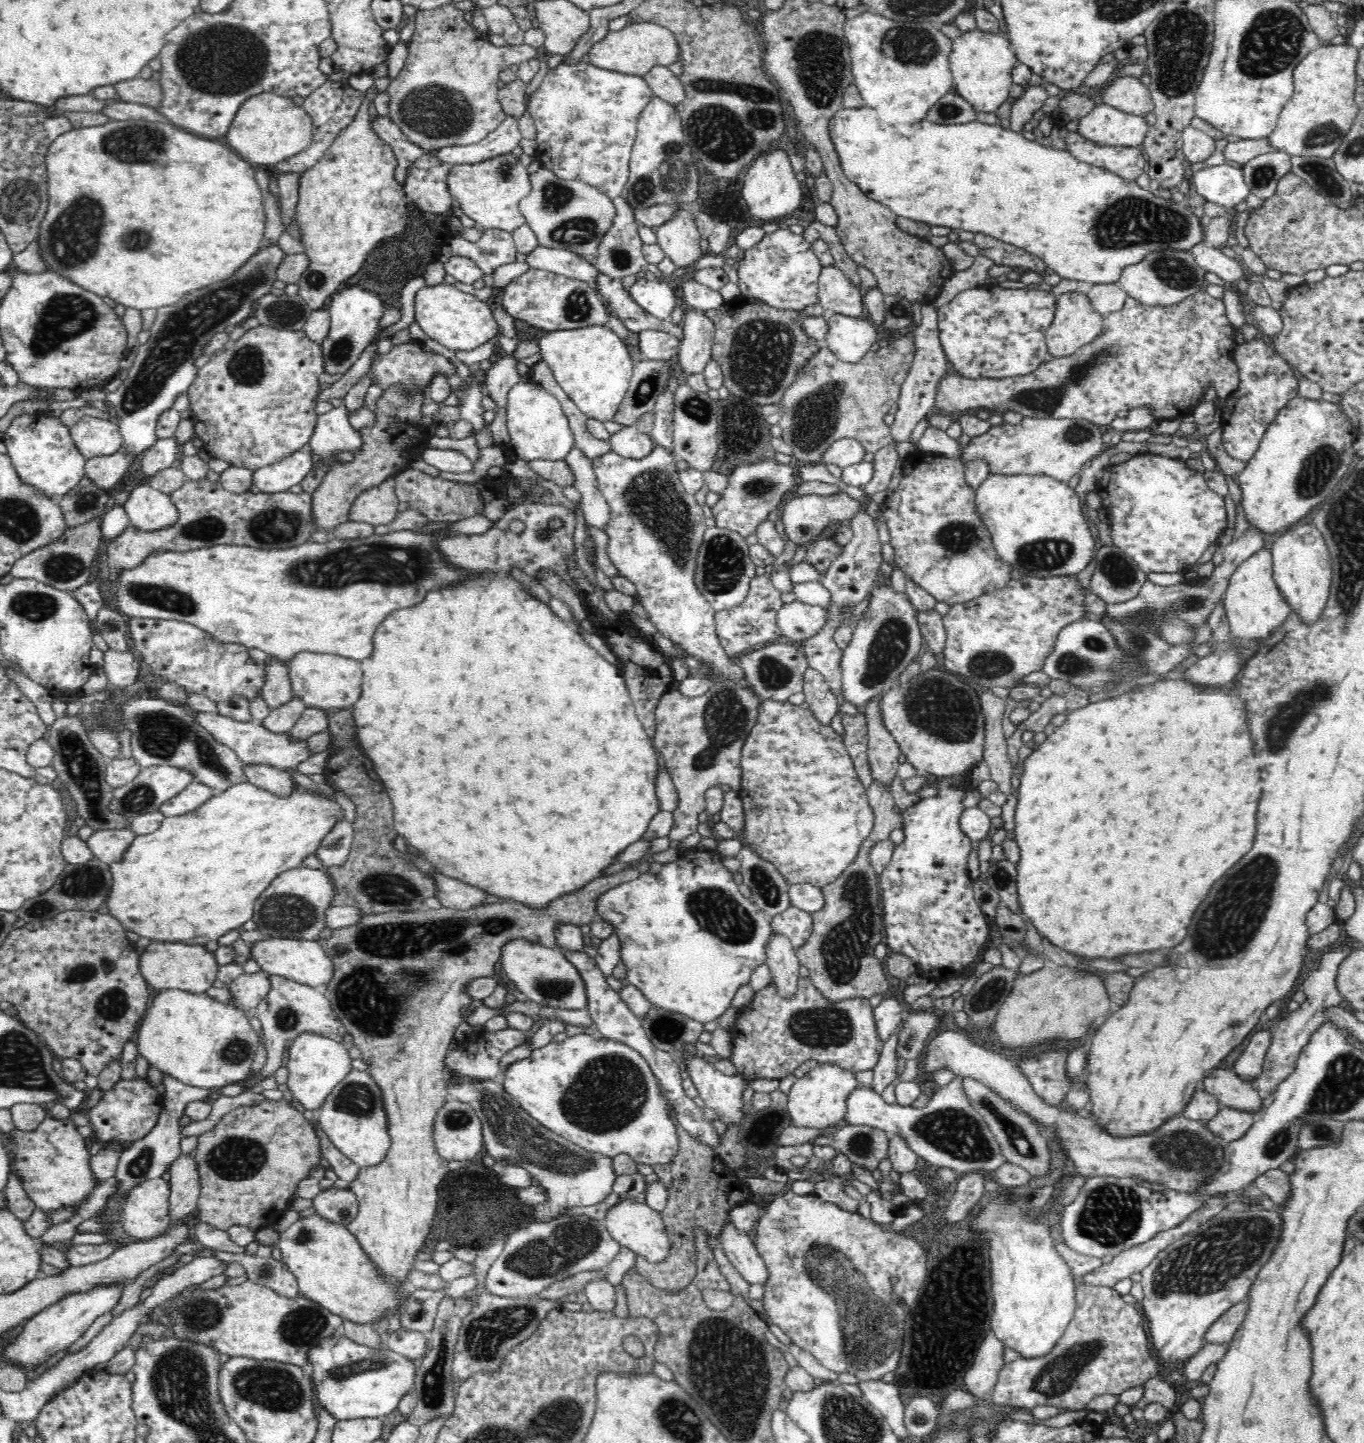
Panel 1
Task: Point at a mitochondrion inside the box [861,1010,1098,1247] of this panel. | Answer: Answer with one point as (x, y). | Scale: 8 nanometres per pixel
(955, 1132)

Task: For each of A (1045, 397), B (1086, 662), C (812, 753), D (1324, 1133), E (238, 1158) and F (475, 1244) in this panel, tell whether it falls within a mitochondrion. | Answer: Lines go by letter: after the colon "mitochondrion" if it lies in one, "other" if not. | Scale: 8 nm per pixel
A: mitochondrion
B: mitochondrion
C: other
D: mitochondrion
E: mitochondrion
F: other

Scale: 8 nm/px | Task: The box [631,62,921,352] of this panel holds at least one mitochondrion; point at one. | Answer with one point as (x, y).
(726, 127)

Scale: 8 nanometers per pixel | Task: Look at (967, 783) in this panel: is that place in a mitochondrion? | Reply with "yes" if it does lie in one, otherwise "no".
no

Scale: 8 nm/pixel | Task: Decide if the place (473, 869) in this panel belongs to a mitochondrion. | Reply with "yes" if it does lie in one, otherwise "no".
no

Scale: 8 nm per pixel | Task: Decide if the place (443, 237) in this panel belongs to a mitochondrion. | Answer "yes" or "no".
no

